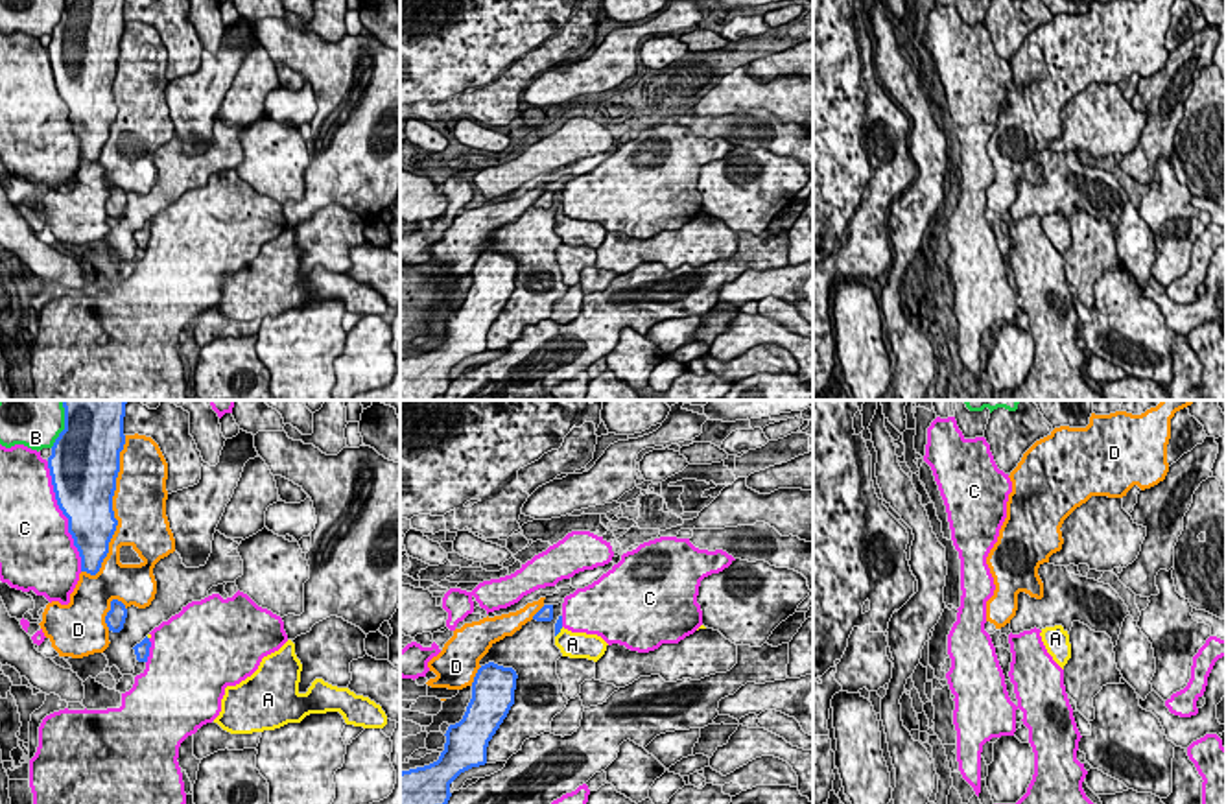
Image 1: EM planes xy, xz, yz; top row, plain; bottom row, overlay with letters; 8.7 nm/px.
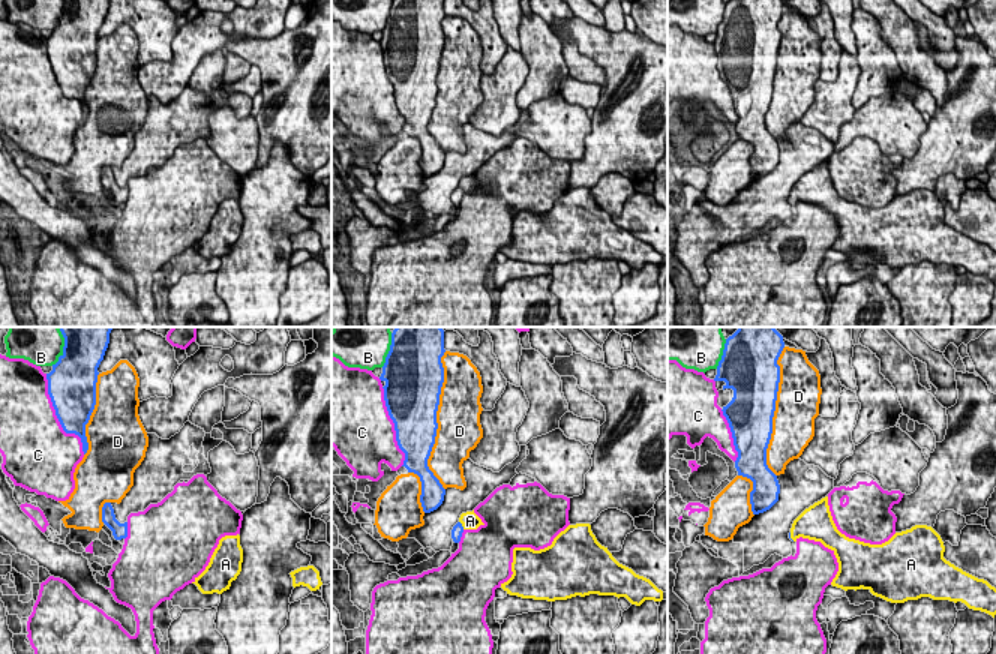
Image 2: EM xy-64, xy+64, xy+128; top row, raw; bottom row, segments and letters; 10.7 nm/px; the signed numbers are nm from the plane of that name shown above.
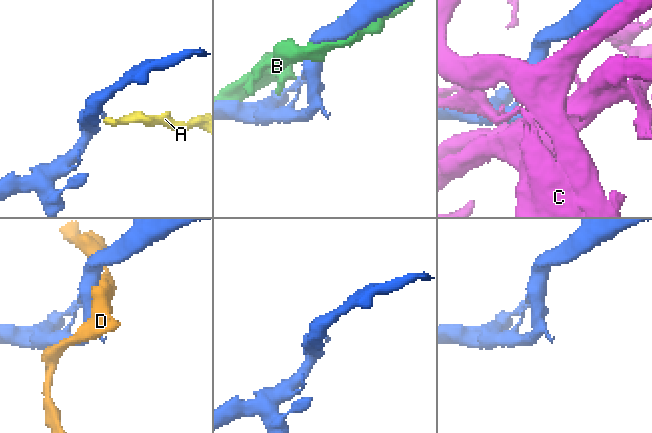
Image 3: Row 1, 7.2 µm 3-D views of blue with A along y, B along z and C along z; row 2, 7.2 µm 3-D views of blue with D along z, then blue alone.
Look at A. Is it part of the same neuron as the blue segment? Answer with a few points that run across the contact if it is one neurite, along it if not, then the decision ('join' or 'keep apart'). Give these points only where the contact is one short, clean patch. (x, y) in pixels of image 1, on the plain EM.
xz (559, 209), (559, 218), (572, 231) | join

